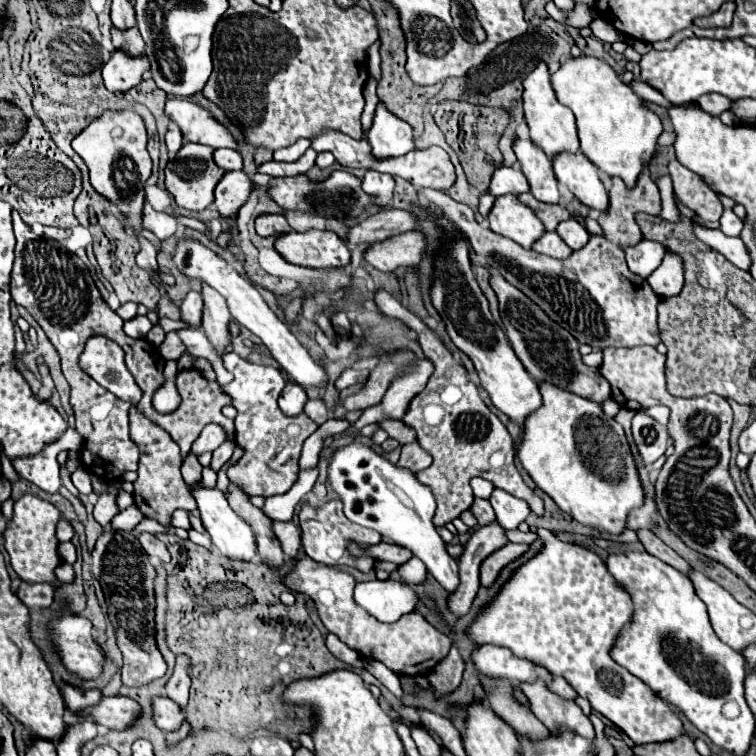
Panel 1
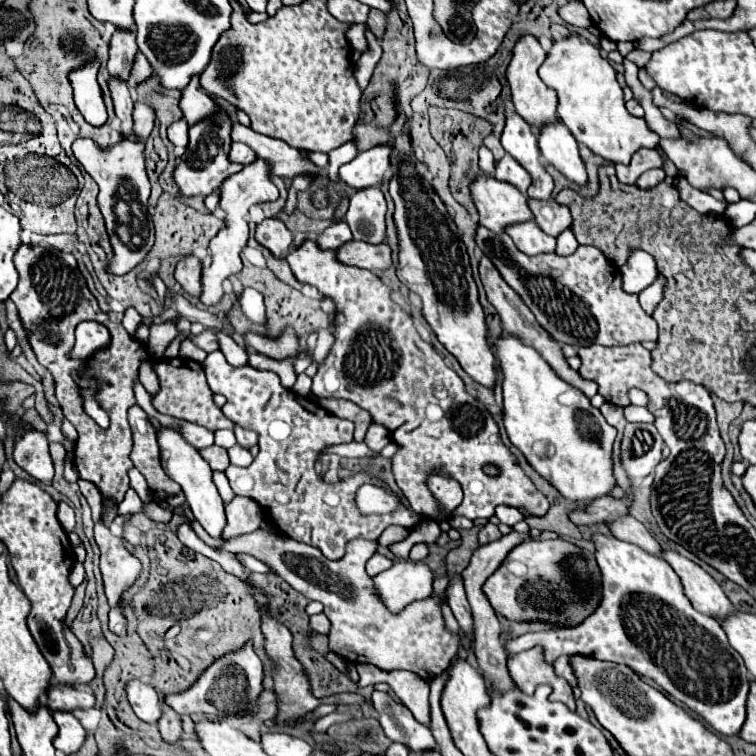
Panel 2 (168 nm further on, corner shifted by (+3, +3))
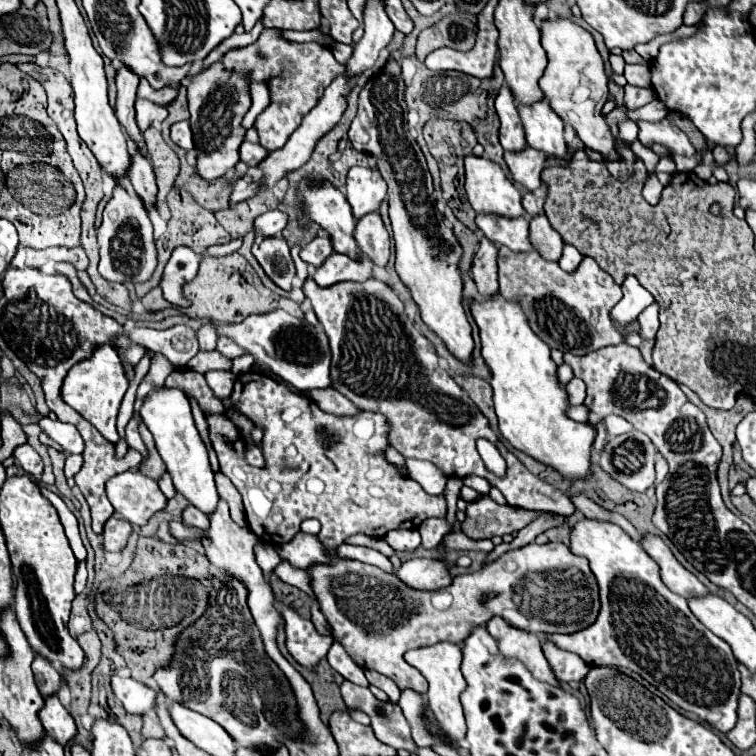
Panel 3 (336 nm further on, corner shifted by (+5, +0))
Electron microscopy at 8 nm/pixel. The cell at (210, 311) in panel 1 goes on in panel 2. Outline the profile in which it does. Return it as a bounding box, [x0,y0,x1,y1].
[199,160,279,308]

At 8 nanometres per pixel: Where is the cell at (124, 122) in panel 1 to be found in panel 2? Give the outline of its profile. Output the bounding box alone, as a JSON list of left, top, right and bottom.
[73,102,155,274]

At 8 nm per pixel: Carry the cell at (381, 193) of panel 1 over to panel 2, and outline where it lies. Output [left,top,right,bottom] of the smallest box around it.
[345,188,387,244]

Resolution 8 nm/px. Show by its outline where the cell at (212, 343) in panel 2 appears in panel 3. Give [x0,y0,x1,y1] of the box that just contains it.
[217,337,245,359]

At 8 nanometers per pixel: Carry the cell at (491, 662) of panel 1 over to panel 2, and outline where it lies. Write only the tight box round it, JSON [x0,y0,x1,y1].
[505,534,749,734]

